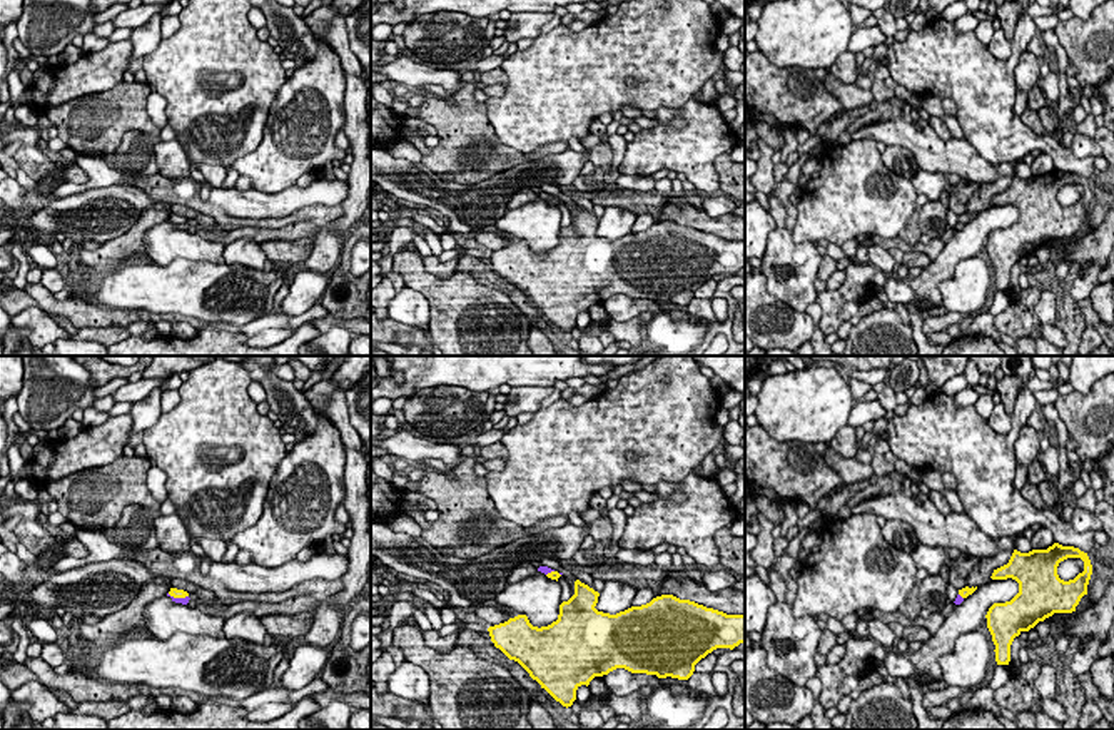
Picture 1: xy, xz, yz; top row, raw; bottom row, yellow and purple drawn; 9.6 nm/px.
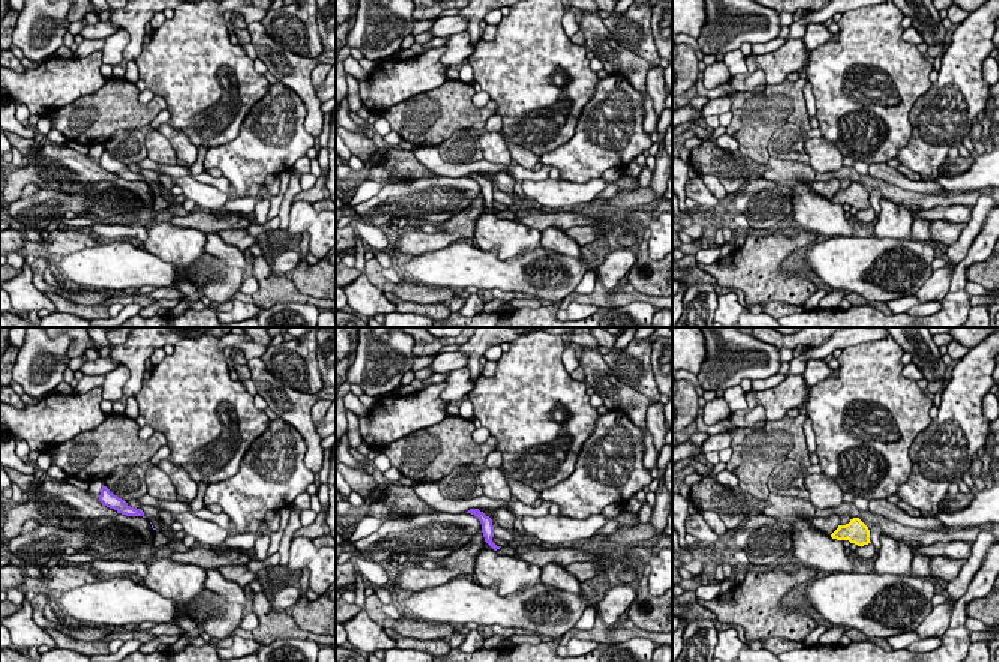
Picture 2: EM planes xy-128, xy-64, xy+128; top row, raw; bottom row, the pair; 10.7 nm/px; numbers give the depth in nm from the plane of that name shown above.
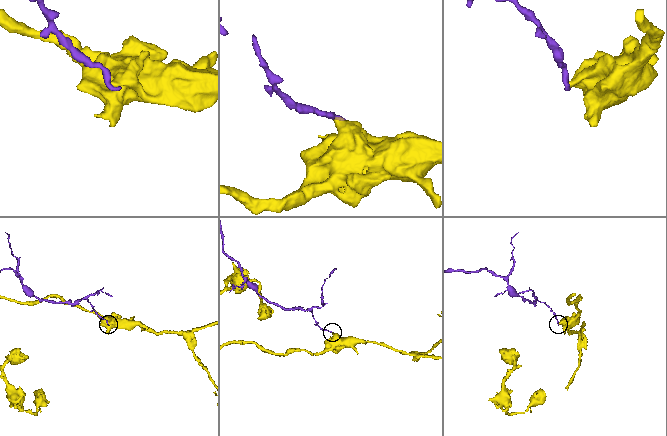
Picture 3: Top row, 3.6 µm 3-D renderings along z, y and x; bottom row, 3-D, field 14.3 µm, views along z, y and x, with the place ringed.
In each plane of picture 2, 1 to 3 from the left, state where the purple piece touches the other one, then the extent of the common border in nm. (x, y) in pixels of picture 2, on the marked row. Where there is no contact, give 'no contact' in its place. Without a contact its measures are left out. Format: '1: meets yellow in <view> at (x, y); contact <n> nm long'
1: no contact
2: no contact
3: no contact

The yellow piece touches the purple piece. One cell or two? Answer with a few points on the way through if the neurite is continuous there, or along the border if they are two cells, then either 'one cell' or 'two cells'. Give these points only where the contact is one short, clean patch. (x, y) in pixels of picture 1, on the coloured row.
along xy (167, 593), (187, 597) | two cells

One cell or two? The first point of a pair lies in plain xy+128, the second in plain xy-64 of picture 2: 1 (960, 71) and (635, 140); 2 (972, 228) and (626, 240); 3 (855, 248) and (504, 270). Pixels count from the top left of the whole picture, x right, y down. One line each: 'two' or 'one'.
1: one
2: one
3: one

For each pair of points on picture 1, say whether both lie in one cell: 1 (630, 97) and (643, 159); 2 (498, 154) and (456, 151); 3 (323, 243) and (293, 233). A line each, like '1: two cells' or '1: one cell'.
1: two cells
2: one cell
3: two cells

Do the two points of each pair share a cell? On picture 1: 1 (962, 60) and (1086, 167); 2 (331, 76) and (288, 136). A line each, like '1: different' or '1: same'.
1: same
2: same

